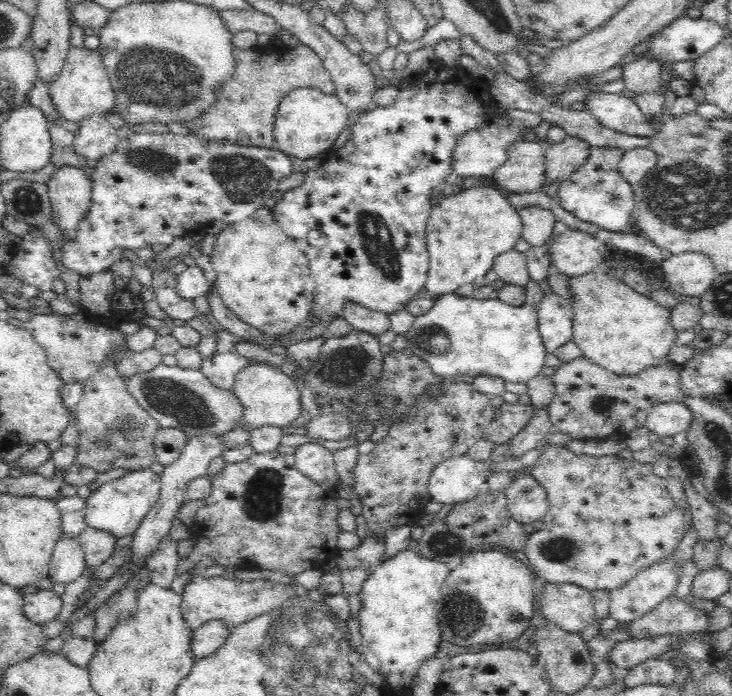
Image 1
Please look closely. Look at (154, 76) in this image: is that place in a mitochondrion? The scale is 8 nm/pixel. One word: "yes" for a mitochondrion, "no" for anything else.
yes

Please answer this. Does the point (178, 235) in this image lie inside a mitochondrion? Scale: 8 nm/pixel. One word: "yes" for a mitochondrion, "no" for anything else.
no

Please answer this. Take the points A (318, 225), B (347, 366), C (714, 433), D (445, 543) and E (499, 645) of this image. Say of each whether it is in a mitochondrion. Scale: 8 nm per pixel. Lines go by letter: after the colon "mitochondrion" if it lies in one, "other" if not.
A: other
B: mitochondrion
C: mitochondrion
D: mitochondrion
E: other

